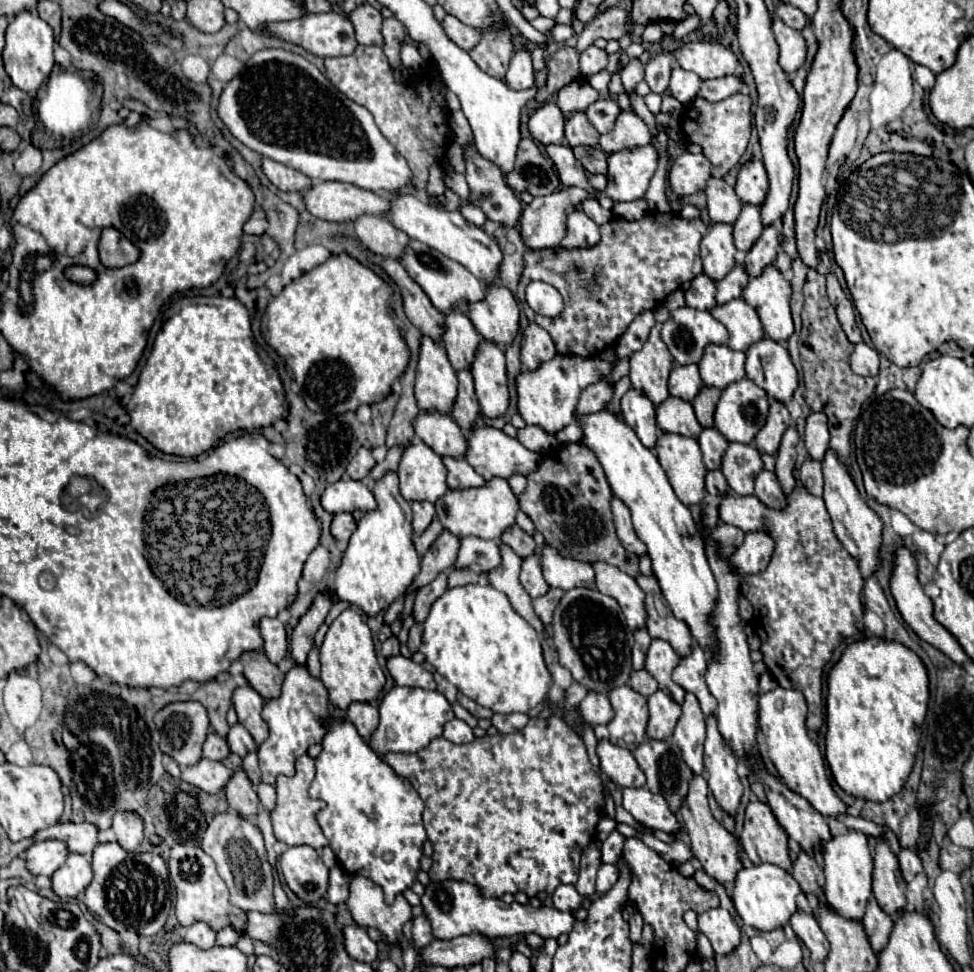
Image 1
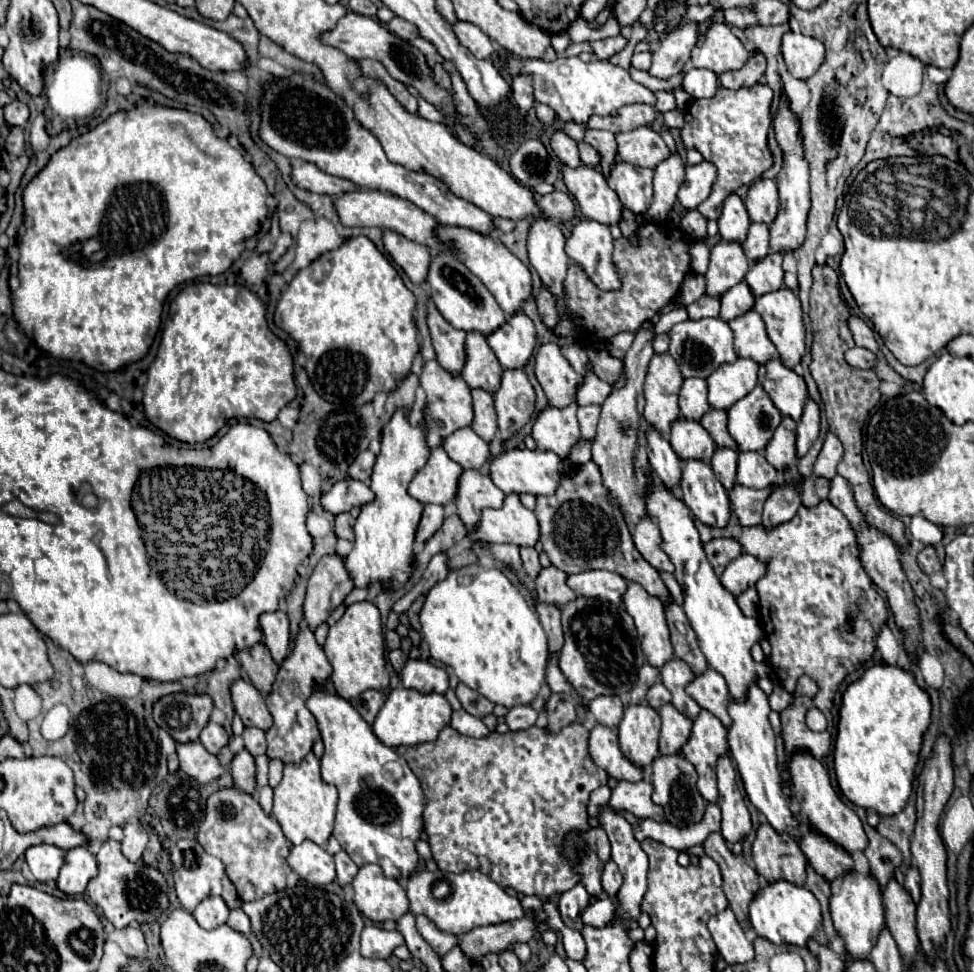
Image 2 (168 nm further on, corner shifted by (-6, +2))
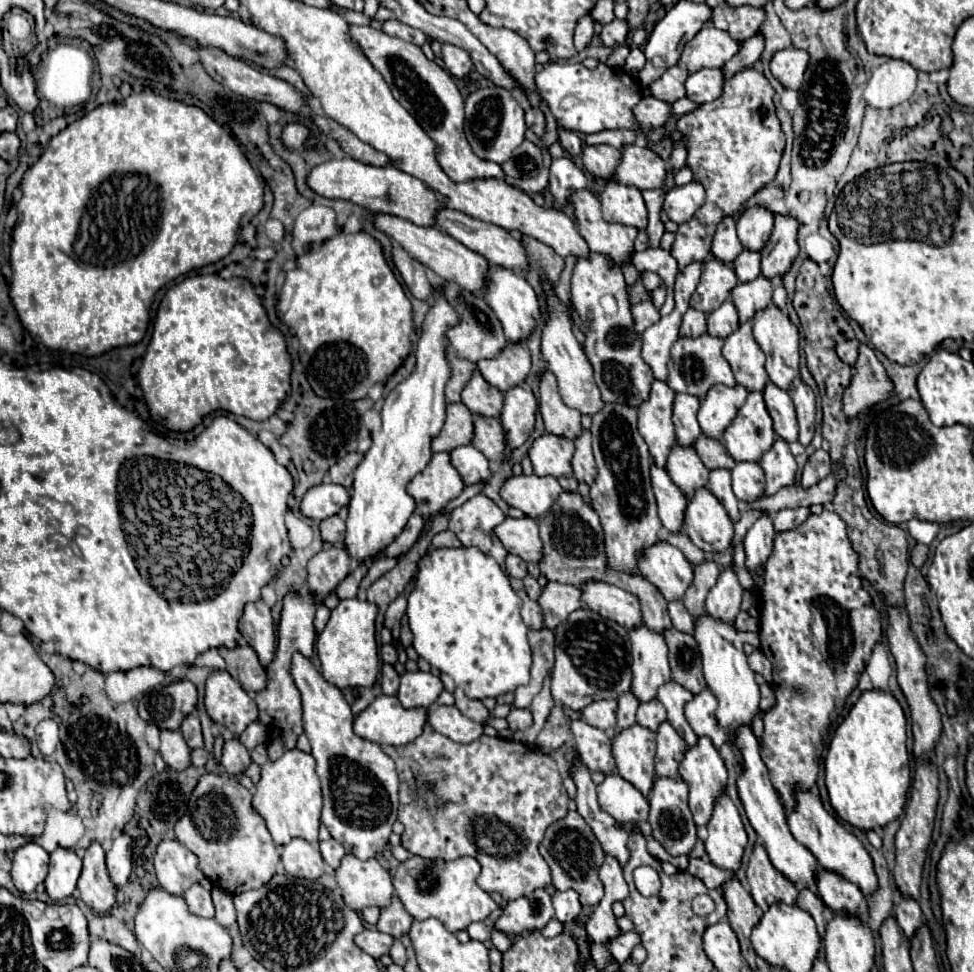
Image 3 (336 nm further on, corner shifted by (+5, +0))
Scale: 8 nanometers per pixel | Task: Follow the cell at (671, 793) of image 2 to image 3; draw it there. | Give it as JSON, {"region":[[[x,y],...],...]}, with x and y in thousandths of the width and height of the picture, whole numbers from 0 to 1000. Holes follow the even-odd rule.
{"region":[[[672,801],[670,814],[666,816],[666,847],[670,851],[670,861],[683,871],[683,876],[691,882],[695,880],[707,880],[709,873],[716,867],[716,853],[709,841],[709,834],[705,830],[705,814],[707,808],[701,801]]]}

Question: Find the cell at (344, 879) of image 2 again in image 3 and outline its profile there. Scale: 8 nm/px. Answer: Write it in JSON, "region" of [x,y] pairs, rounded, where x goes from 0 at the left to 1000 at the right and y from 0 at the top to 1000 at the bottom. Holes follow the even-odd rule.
{"region":[[[340,861],[340,863],[336,863],[336,865],[330,865],[330,880],[332,880],[332,884],[336,886],[338,892],[346,894],[348,888],[350,888],[350,882],[354,880],[354,873],[352,873],[350,867],[346,867],[346,865]]]}

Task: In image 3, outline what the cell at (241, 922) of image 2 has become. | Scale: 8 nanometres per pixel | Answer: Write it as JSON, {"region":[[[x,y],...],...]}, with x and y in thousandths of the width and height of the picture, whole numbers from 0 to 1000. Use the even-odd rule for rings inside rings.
{"region":[[[219,913],[217,923],[219,923],[219,931],[221,931],[221,948],[229,954],[237,954],[243,948],[239,921],[235,917],[227,917],[225,913]]]}

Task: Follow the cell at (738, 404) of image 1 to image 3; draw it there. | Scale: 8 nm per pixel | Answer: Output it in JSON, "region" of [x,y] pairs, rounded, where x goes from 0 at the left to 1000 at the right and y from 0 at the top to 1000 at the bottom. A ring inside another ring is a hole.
{"region":[[[781,404],[767,406],[765,417],[746,439],[740,456],[757,476],[779,474],[781,468],[790,464],[790,460],[796,456],[796,443]]]}

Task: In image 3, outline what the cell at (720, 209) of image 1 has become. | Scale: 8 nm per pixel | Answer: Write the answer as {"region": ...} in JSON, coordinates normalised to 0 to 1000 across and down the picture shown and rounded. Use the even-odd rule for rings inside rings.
{"region":[[[744,223],[738,229],[734,244],[732,244],[732,256],[730,258],[738,269],[742,269],[746,273],[751,273],[753,266],[757,266],[757,262],[763,258],[763,252],[761,252],[757,238],[755,238],[755,227],[751,223]]]}

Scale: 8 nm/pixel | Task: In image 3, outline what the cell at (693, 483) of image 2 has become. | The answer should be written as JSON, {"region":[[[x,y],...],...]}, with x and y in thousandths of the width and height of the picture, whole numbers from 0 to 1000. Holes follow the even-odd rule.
{"region":[[[718,503],[705,520],[703,548],[720,567],[740,569],[751,563],[753,536],[730,505]]]}

